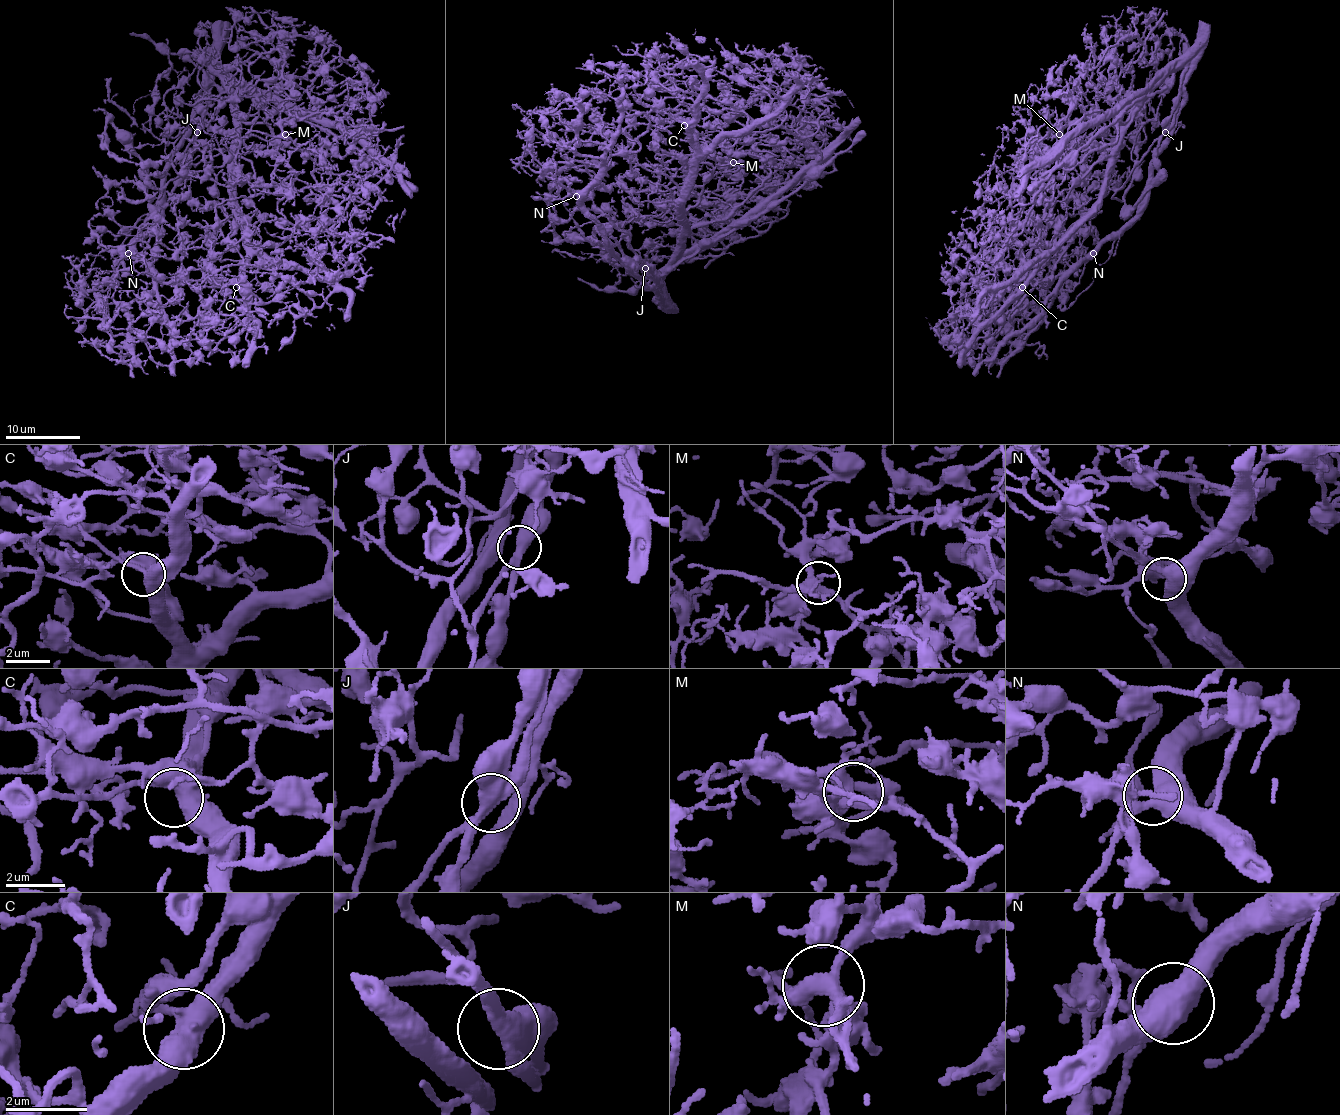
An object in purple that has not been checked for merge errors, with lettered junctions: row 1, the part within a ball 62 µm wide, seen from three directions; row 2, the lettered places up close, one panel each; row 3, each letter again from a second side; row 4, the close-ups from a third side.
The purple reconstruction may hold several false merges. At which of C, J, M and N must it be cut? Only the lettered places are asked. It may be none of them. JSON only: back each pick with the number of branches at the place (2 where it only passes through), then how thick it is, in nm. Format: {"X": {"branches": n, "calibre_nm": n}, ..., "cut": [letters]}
{"J": {"branches": 2, "calibre_nm": 480}, "cut": ["J"]}

